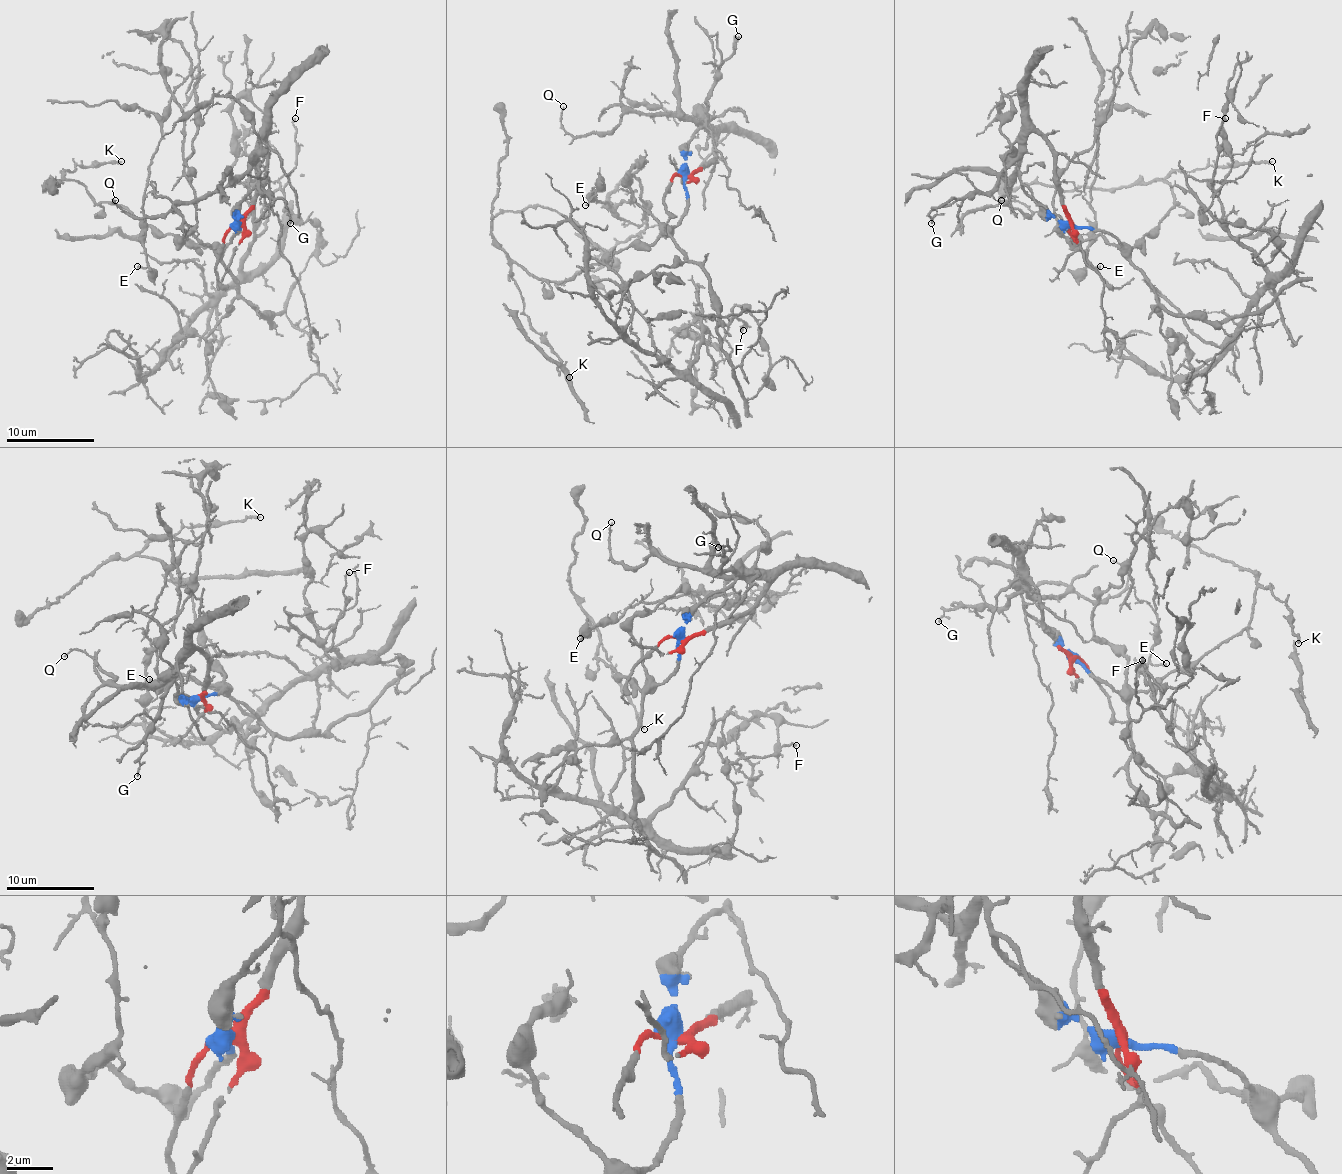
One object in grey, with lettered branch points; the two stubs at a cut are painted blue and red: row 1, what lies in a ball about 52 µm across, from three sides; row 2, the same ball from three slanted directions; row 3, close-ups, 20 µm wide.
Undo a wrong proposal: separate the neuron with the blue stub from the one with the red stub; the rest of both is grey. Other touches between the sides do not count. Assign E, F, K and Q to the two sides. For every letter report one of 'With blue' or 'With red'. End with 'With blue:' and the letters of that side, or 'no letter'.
E: With blue
F: With blue
K: With blue
Q: With red
With blue: E, F, K

